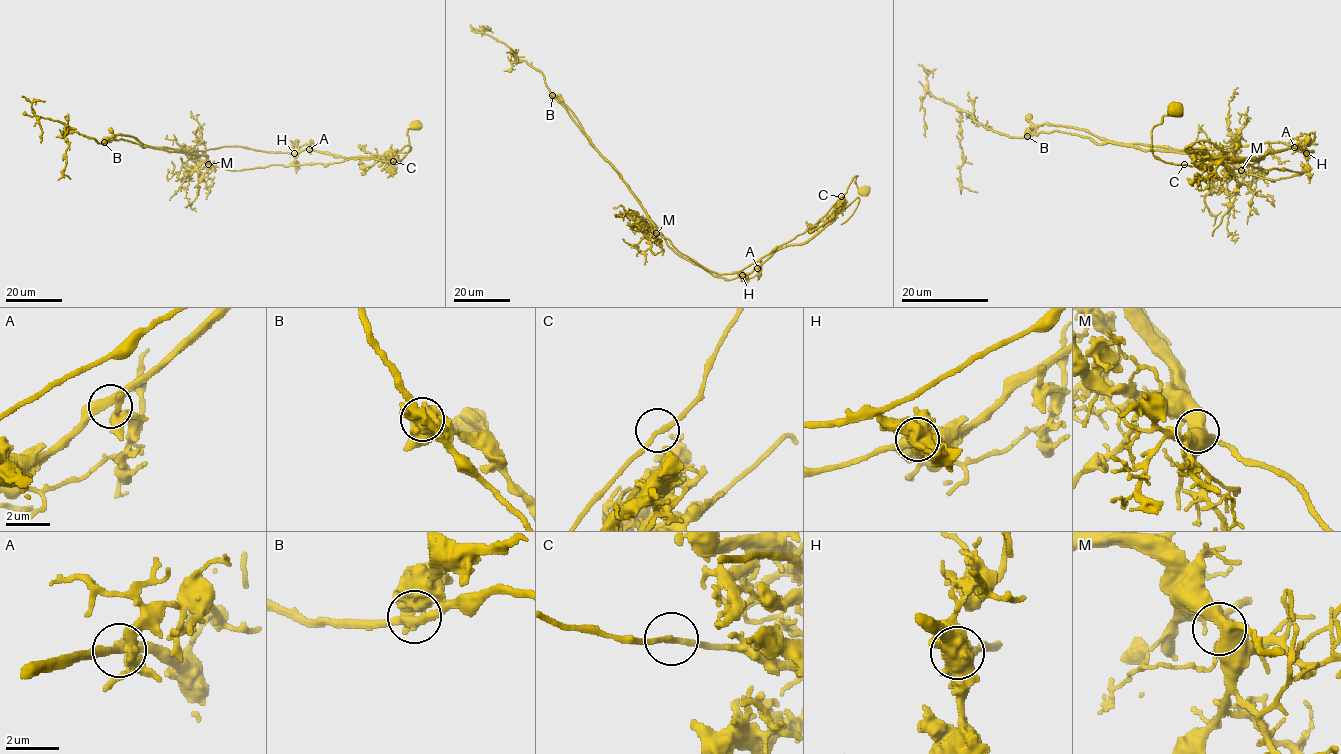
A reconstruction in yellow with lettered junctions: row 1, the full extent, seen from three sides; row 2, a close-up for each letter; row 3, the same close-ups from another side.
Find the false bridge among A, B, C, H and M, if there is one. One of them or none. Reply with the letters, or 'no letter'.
B

